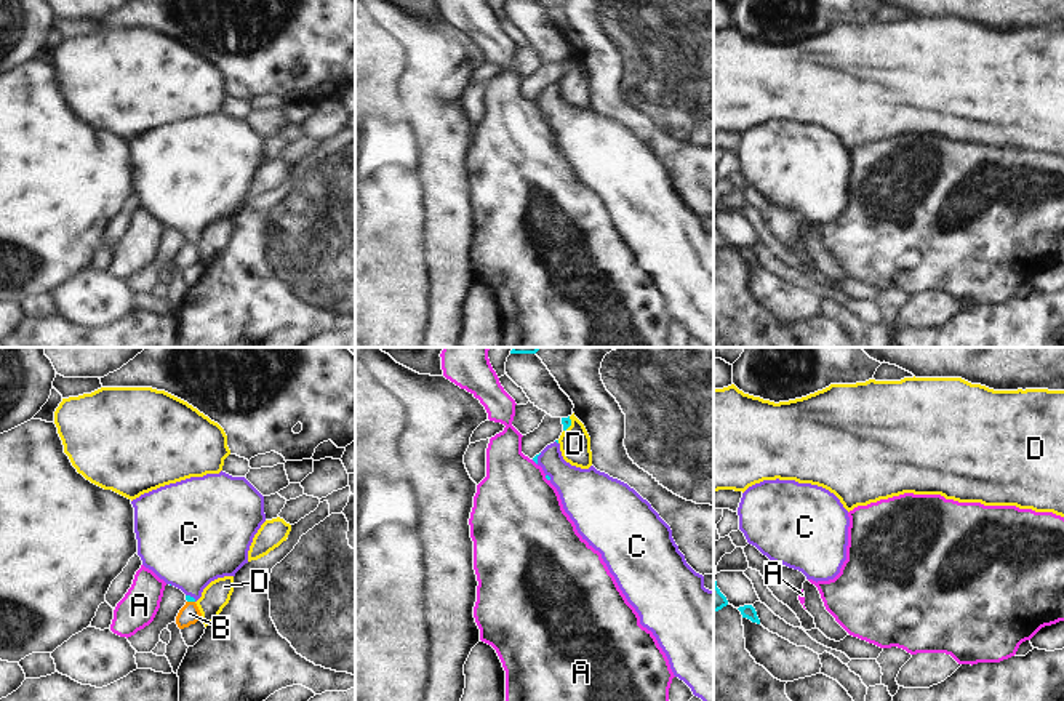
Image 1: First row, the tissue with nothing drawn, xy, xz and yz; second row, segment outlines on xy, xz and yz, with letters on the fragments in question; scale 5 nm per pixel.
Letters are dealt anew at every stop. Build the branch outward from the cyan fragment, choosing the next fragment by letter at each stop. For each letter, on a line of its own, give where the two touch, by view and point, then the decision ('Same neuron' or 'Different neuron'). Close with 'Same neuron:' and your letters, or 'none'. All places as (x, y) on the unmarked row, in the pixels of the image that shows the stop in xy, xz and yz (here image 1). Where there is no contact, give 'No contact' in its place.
A: Touches cyan at xz (548, 120). Different neuron
B: Touches cyan at xy (191, 242). Different neuron
C: Touches cyan at xy (189, 237). Same neuron
D: Touches cyan at xz (570, 66). Different neuron
Same neuron: C

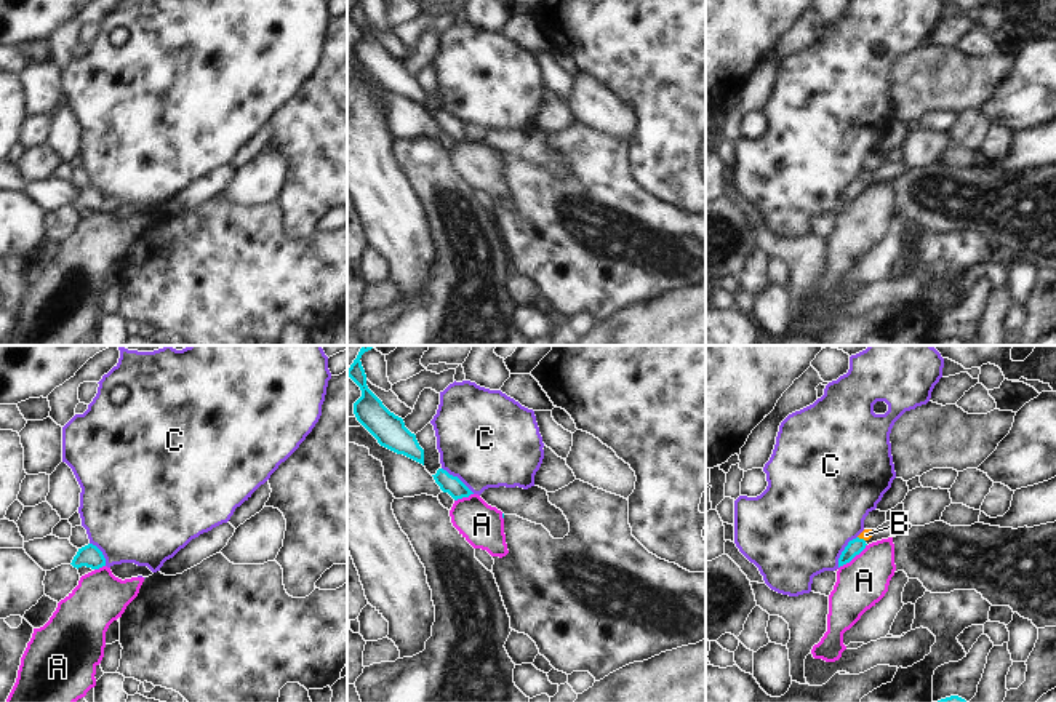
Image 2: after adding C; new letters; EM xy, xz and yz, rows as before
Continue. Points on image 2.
A: Touches cyan at yz (853, 199). Different neuron
B: Touches cyan at yz (861, 181). Same neuron
C: Touches cyan at yz (844, 192). Different neuron
Same neuron: B

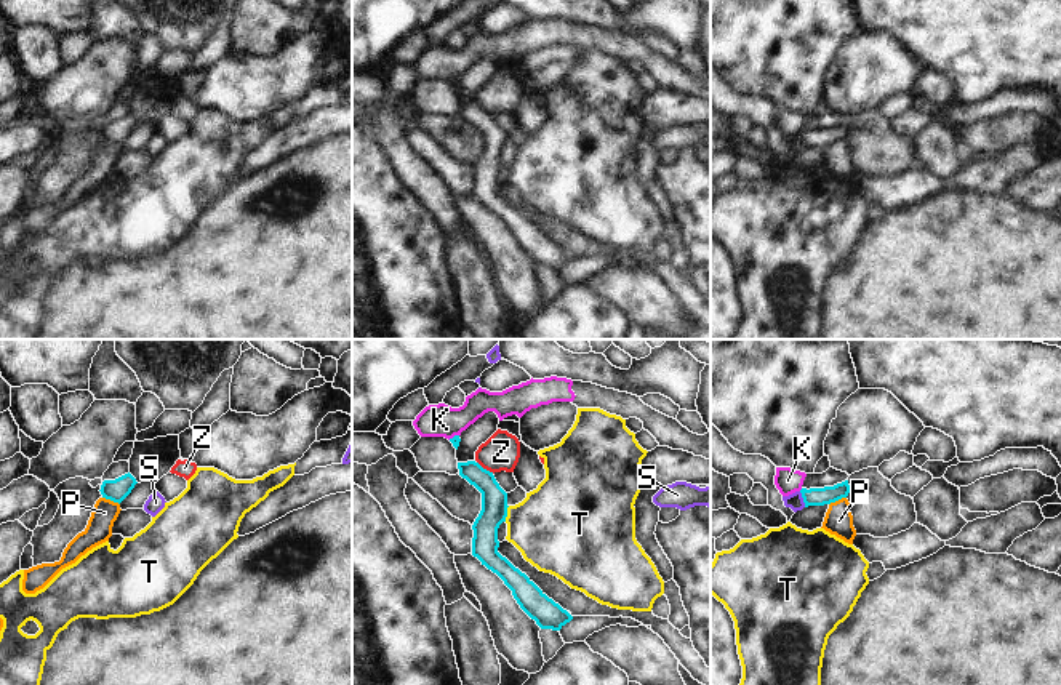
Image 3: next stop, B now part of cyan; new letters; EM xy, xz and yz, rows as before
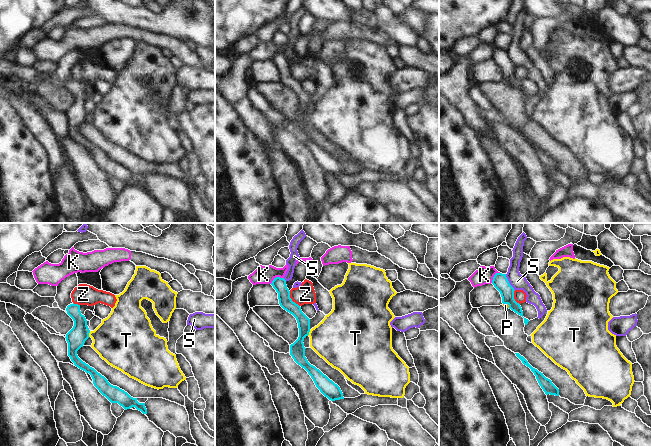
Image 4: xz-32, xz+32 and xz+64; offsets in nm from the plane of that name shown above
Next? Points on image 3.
K: Touches cyan at xz (455, 77). Different neuron
P: Touches cyan at xy (111, 141). Different neuron
S: Touches cyan at yz (804, 141). Different neuron
T: Touches cyan at xz (506, 156). Different neuron
Z: Touches cyan at xz (485, 111). Different neuron
Same neuron: none

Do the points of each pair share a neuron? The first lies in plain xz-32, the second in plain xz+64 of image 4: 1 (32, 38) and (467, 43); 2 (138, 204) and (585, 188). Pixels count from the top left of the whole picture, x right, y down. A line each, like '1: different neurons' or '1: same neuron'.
1: same neuron
2: different neurons

